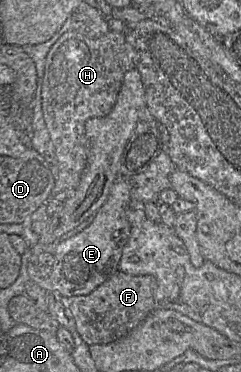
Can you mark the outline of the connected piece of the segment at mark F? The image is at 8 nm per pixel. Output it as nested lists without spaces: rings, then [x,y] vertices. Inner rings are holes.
[[[117,270],[90,294],[62,297],[62,301],[73,315],[76,331],[87,345],[108,344],[128,335],[154,310],[156,287],[157,281],[152,275],[133,276]]]

